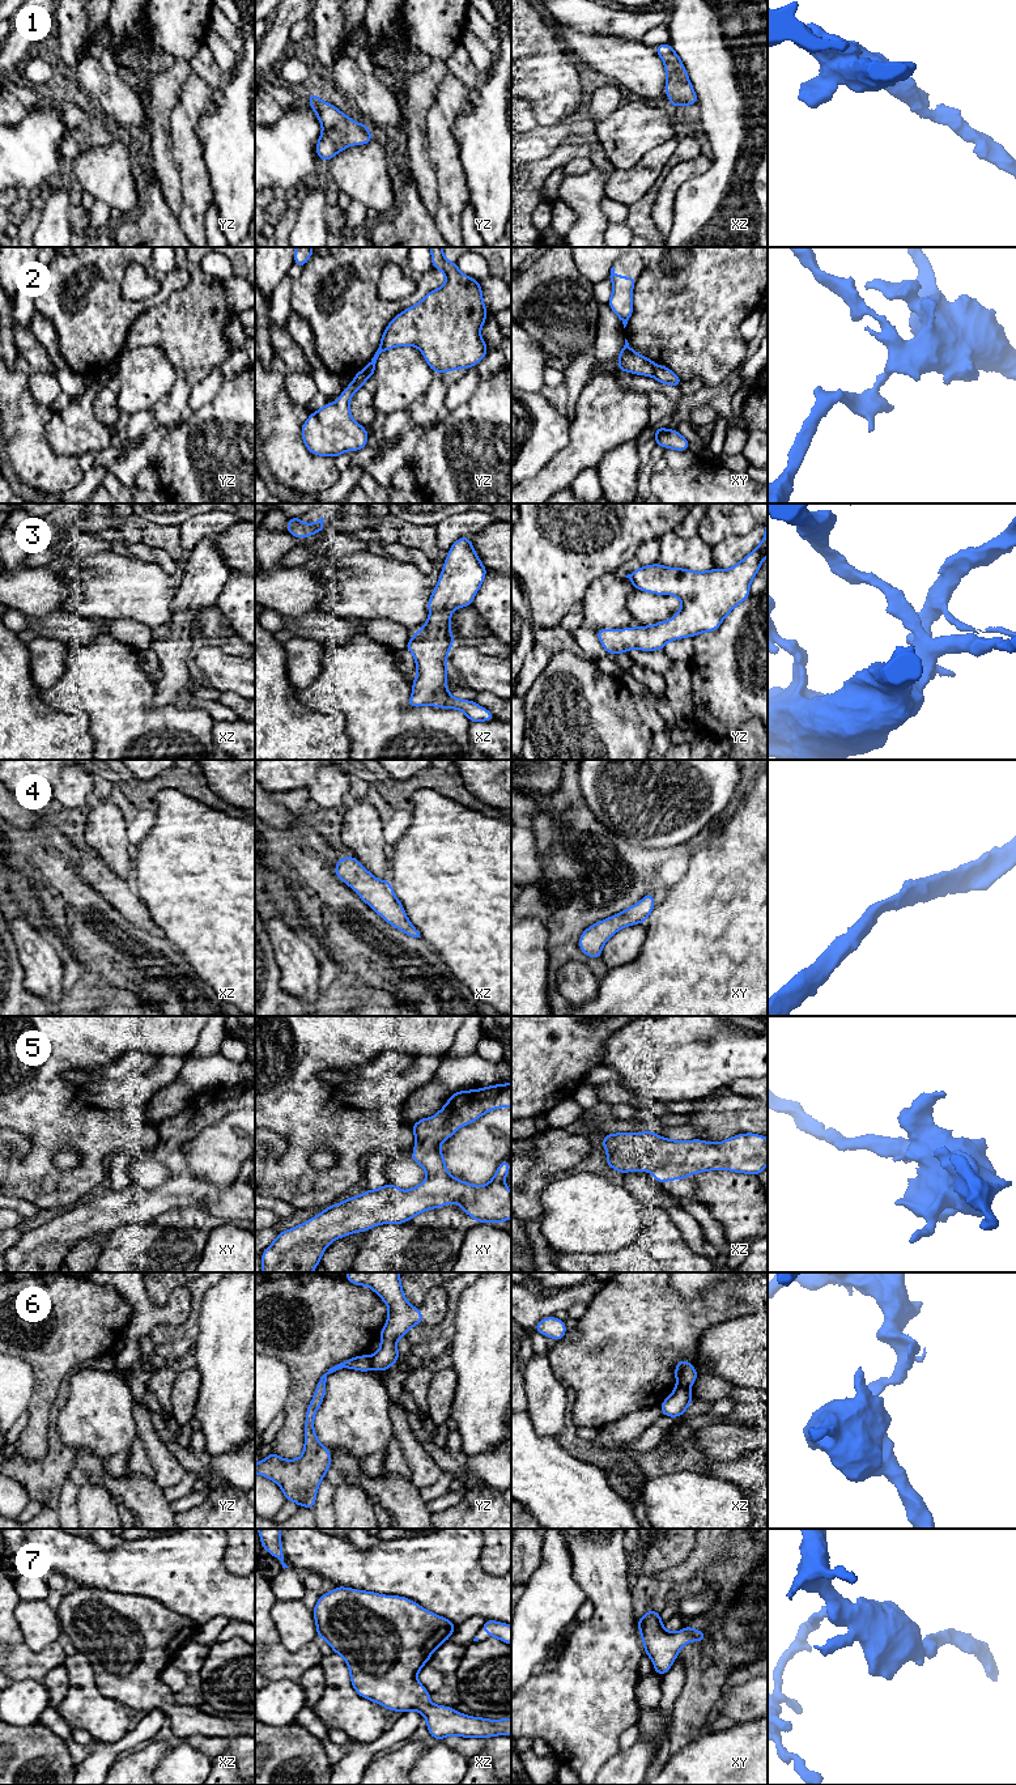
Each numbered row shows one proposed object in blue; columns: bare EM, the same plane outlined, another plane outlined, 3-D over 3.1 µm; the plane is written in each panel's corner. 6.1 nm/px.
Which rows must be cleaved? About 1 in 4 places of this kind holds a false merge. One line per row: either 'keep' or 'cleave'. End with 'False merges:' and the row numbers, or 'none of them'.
1: keep
2: cleave
3: keep
4: keep
5: keep
6: cleave
7: keep
False merges: 2, 6

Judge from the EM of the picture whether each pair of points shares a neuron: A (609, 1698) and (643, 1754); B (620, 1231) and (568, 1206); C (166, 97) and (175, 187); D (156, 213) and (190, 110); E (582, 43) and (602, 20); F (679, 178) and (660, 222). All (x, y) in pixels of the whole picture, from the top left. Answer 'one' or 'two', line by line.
A: two
B: one
C: one
D: two
E: two
F: one

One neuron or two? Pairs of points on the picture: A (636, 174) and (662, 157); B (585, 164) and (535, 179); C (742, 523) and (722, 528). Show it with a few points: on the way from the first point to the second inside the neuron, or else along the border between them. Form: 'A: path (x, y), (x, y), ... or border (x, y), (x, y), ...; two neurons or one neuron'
A: path (641, 168), (642, 165), (650, 165), (655, 160); one neuron
B: border (589, 157), (573, 157), (561, 166); two neurons
C: path (736, 523), (727, 523); one neuron

